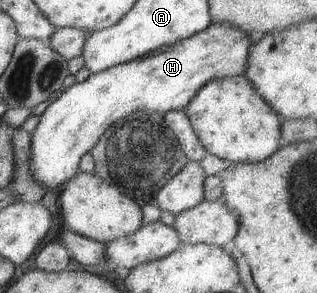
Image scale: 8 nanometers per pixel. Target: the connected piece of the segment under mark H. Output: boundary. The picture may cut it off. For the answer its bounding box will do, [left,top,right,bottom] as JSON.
[30,24,255,190]

